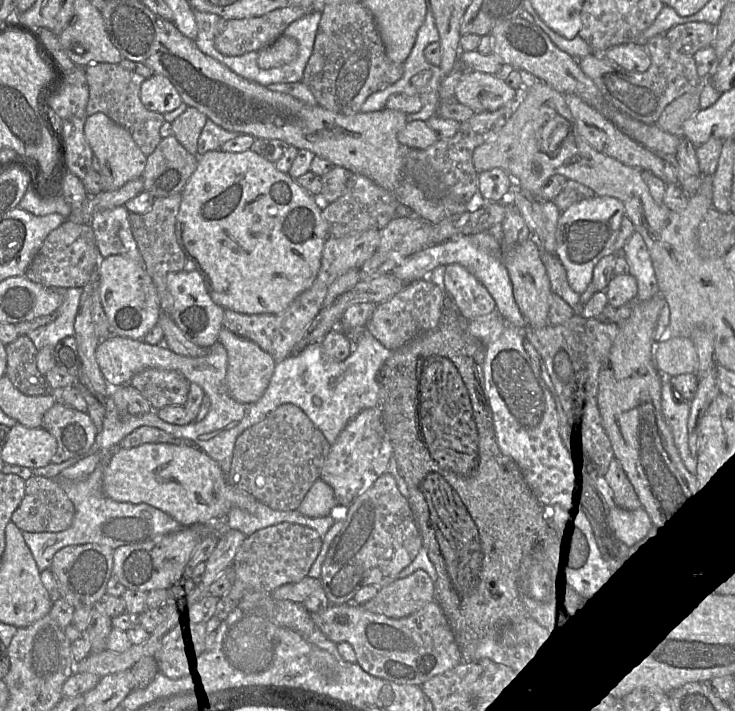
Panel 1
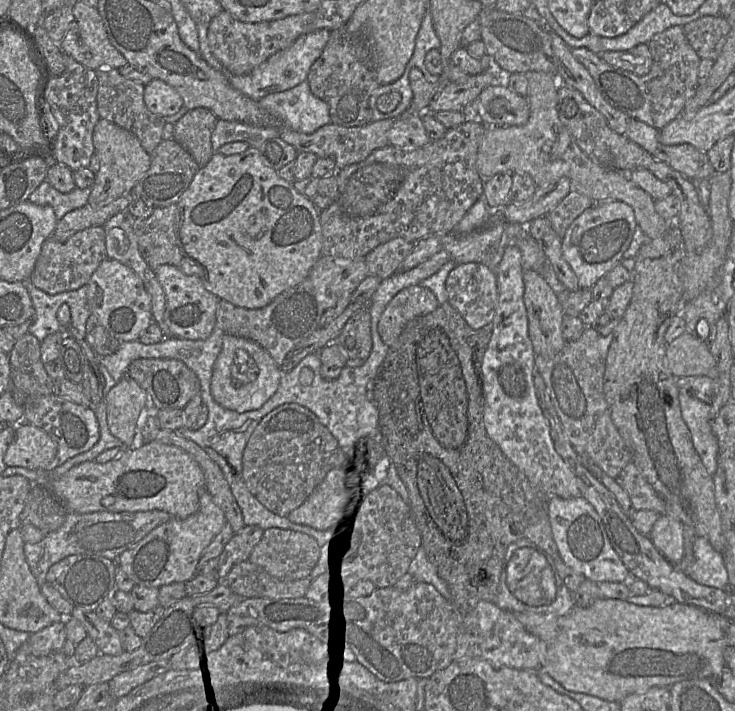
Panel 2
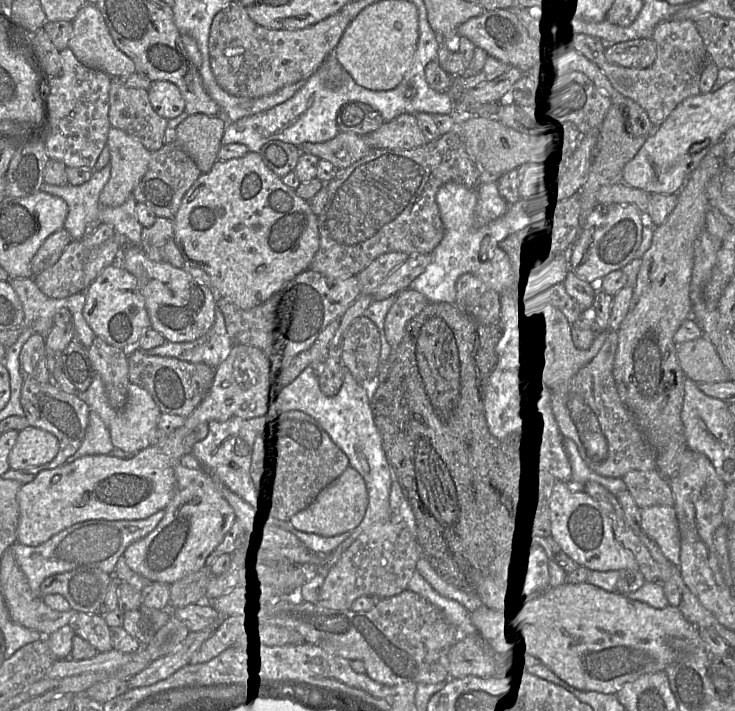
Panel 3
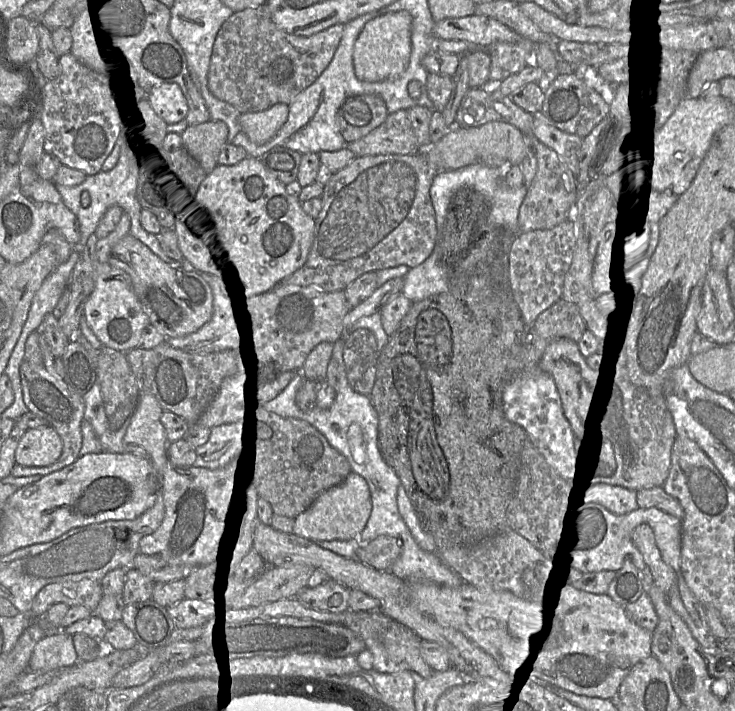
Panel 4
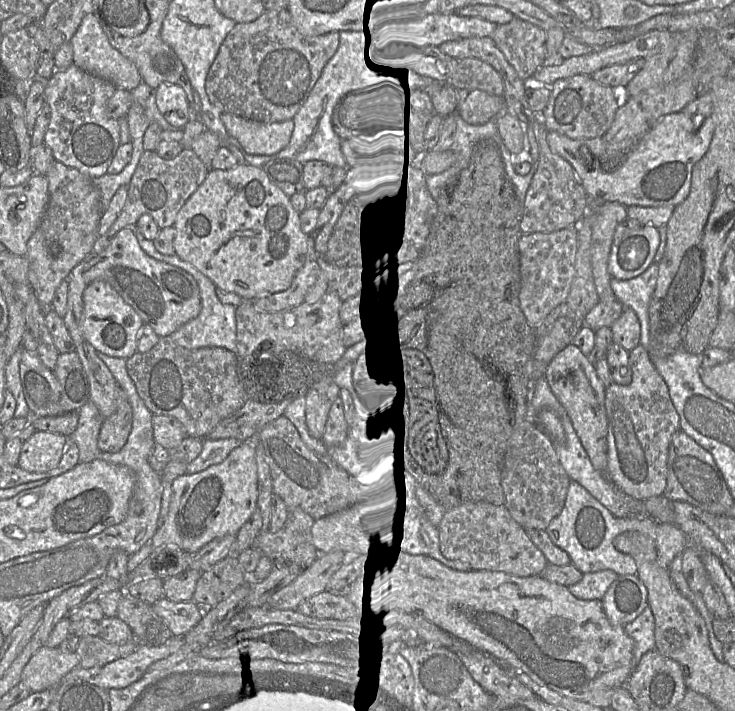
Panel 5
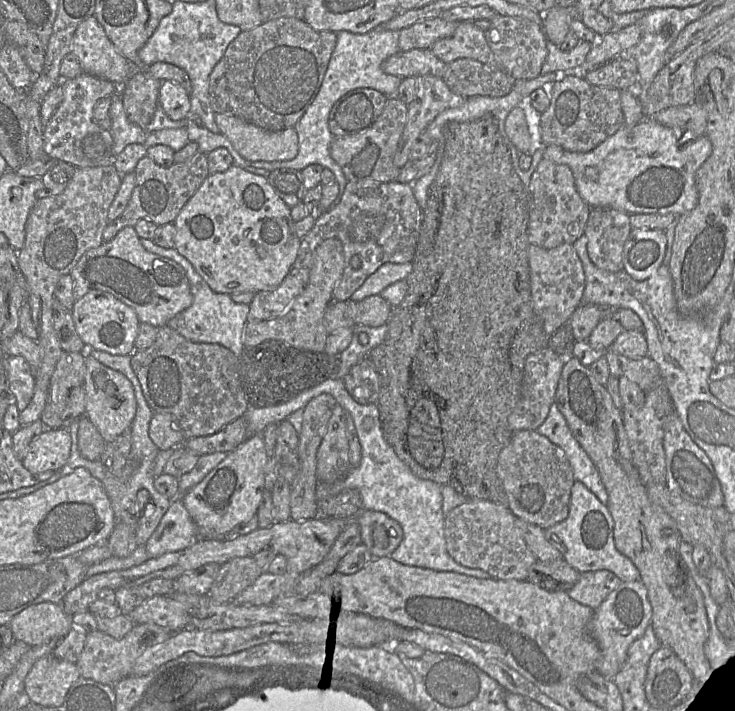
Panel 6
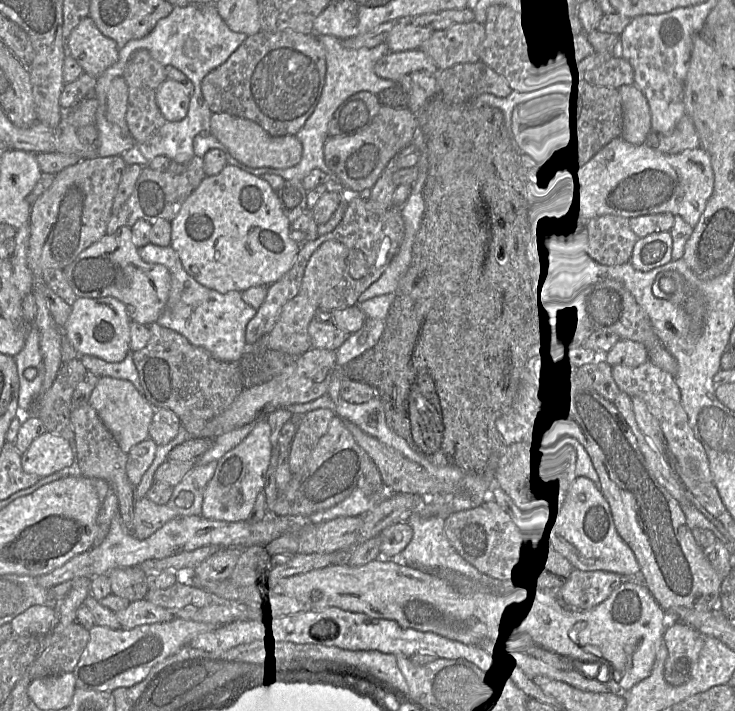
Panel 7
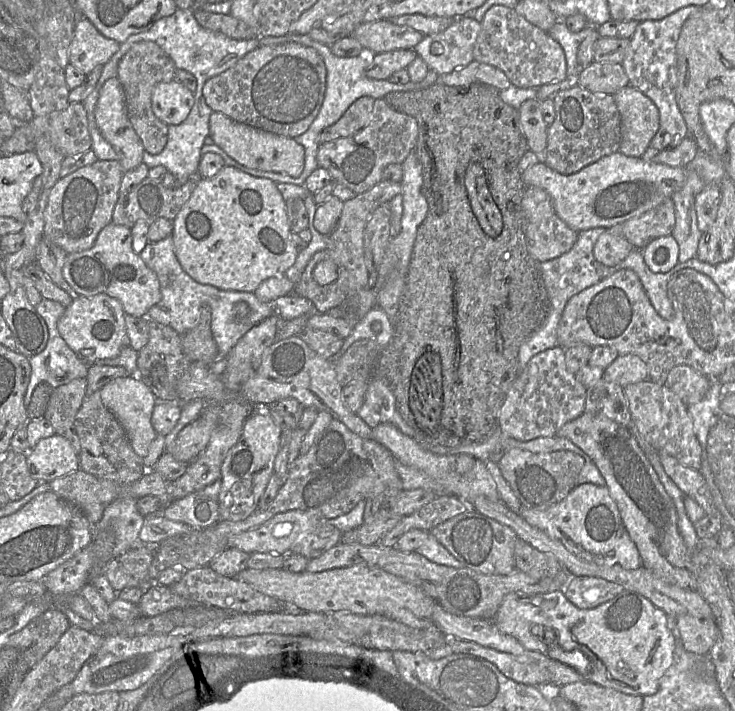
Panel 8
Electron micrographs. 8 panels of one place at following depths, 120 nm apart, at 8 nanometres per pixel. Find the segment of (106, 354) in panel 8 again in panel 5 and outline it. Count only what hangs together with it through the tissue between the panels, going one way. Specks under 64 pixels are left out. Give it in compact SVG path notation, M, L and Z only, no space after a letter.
M93 281L83 293L81 328L86 339L97 351L128 359L137 351L140 329L144 322L134 308L104 281Z

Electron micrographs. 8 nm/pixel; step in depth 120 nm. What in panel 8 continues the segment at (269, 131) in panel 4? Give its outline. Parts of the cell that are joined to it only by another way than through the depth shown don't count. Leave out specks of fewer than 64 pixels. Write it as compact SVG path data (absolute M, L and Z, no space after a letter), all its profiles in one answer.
M221 112L210 116L210 136L230 157L241 165L268 172L298 177L304 169L305 150L294 138L269 133L256 127L237 122Z

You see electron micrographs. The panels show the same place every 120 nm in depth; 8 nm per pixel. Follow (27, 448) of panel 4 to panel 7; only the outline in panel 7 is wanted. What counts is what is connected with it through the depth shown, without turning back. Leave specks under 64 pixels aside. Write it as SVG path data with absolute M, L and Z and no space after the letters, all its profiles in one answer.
M49 431L37 437L22 454L23 470L41 478L68 468L73 462L70 442Z

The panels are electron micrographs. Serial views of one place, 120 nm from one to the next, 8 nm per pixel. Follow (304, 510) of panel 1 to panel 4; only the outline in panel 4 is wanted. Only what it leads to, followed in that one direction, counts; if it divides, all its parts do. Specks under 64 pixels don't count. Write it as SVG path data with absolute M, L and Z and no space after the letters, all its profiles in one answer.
M353 470L345 480L322 493L312 507L295 519L294 534L308 540L358 540L372 510L371 494L364 477Z

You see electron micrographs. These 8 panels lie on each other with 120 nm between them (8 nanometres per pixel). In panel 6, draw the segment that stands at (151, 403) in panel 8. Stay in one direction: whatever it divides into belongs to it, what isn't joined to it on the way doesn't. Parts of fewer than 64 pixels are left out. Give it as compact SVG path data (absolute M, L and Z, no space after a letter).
M88 353L85 355L85 365L85 416L97 428L103 439L111 442L131 427L135 417L137 405L132 384L123 374L103 365Z

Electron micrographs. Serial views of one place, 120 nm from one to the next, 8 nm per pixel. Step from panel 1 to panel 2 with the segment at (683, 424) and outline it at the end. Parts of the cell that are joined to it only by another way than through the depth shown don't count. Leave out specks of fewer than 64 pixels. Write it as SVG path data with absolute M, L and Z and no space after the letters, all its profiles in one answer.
M679 388L678 400L692 445L707 473L713 476L717 470L718 442L712 431L711 405L700 401L685 388Z

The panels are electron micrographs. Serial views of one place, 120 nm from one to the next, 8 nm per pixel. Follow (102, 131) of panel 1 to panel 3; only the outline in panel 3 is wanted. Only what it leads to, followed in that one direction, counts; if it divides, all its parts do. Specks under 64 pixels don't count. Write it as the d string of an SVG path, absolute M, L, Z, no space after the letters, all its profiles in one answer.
M112 127L106 147L110 153L111 175L104 186L99 202L105 207L123 204L148 170L151 152L134 136Z

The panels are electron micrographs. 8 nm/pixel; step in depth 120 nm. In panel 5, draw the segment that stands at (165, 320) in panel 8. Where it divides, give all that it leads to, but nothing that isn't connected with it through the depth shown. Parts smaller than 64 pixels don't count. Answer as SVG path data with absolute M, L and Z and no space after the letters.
M134 227L137 240L141 248L151 257L156 260L166 262L168 264L177 266L191 274L196 282L198 283L200 289L200 296L202 302L202 308L197 317L185 323L179 327L171 335L171 338L180 346L188 349L198 349L203 347L222 347L233 353L237 352L237 336L236 336L236 307L229 303L223 303L219 300L216 294L216 286L203 273L196 269L192 264L187 261L182 260L176 253L173 255L165 255L160 253L153 240L148 240L140 232L137 227Z

